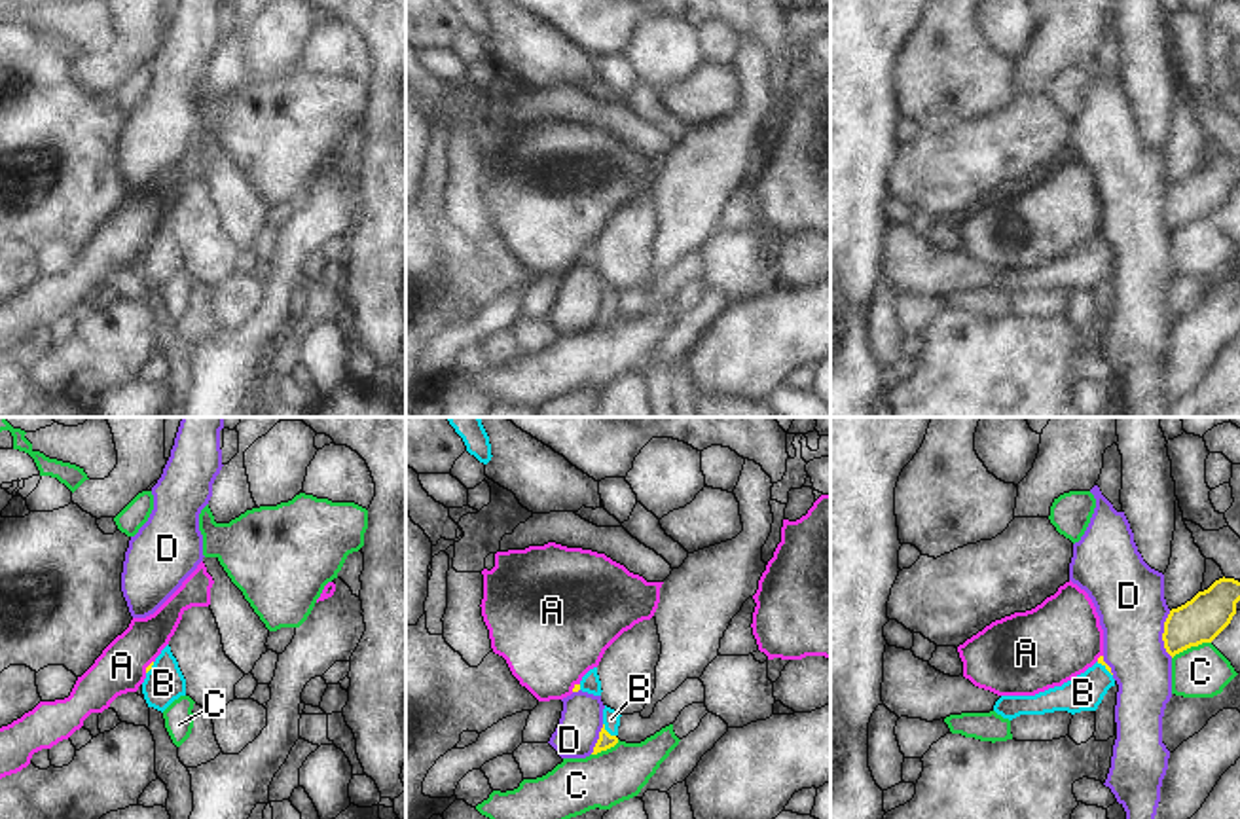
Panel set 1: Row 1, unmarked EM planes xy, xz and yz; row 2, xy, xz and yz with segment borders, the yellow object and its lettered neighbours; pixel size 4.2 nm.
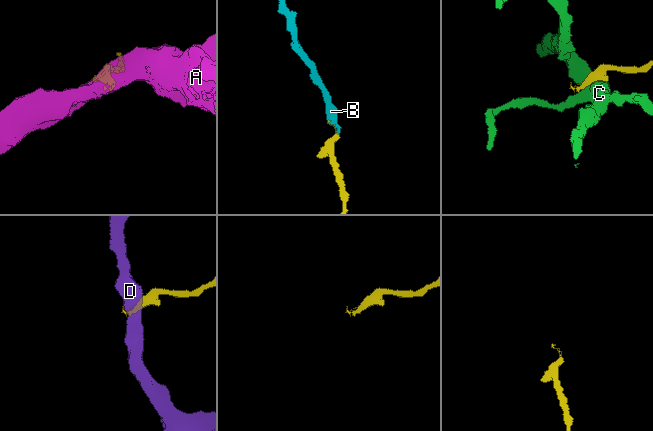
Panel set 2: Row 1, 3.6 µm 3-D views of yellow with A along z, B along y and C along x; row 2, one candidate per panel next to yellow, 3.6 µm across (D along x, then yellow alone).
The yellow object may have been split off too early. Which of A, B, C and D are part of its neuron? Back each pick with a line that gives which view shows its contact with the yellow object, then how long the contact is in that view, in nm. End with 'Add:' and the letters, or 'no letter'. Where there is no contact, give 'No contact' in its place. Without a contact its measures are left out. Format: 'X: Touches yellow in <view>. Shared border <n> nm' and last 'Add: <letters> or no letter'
B: Touches yellow in xz. Shared border 80 nm
Add: B.

